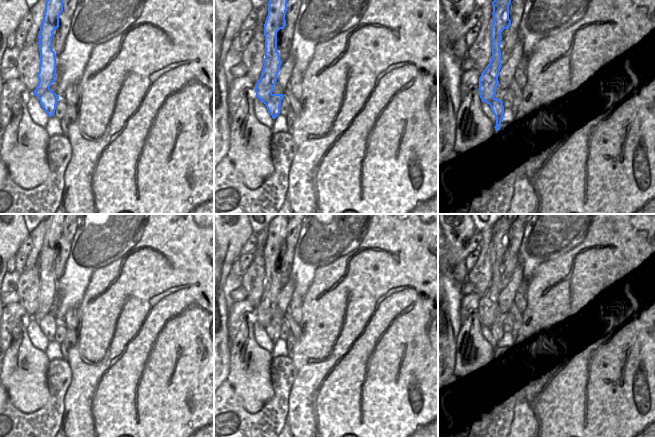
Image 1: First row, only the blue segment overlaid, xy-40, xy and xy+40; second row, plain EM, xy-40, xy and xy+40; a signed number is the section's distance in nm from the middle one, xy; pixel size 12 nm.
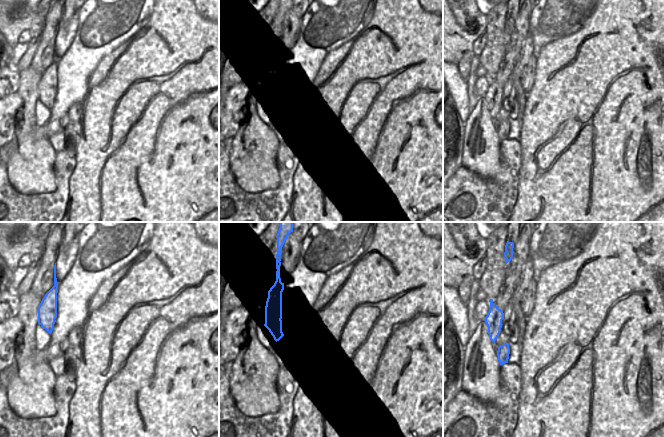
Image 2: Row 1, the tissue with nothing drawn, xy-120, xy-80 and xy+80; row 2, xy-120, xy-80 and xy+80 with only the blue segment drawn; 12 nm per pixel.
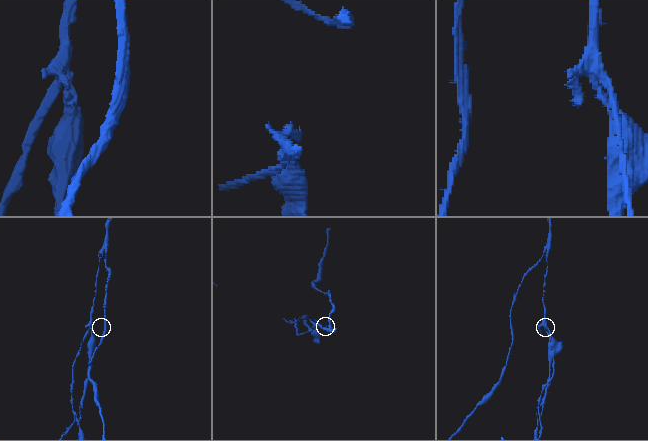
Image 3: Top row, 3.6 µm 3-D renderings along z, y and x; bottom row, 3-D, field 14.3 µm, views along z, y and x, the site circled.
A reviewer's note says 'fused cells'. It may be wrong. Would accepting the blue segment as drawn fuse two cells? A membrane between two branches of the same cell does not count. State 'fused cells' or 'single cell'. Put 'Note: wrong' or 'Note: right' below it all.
fused cells
Note: right

